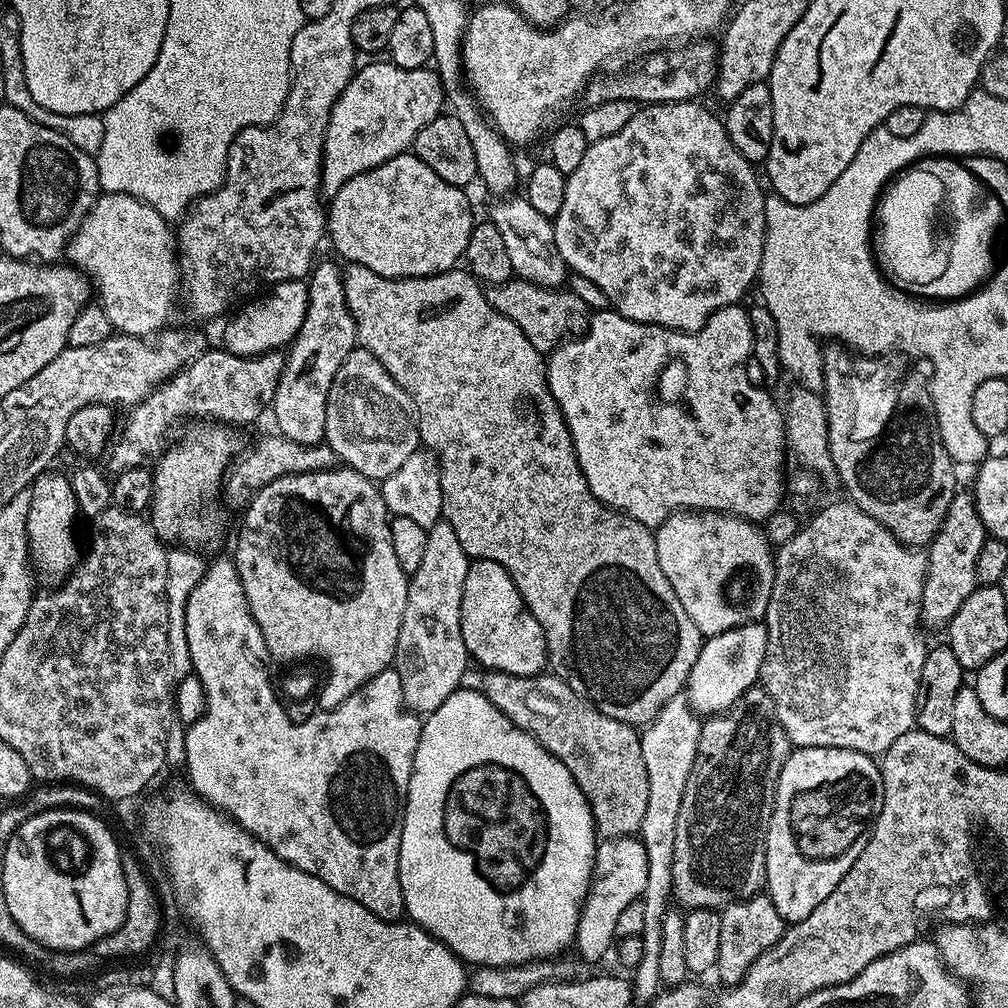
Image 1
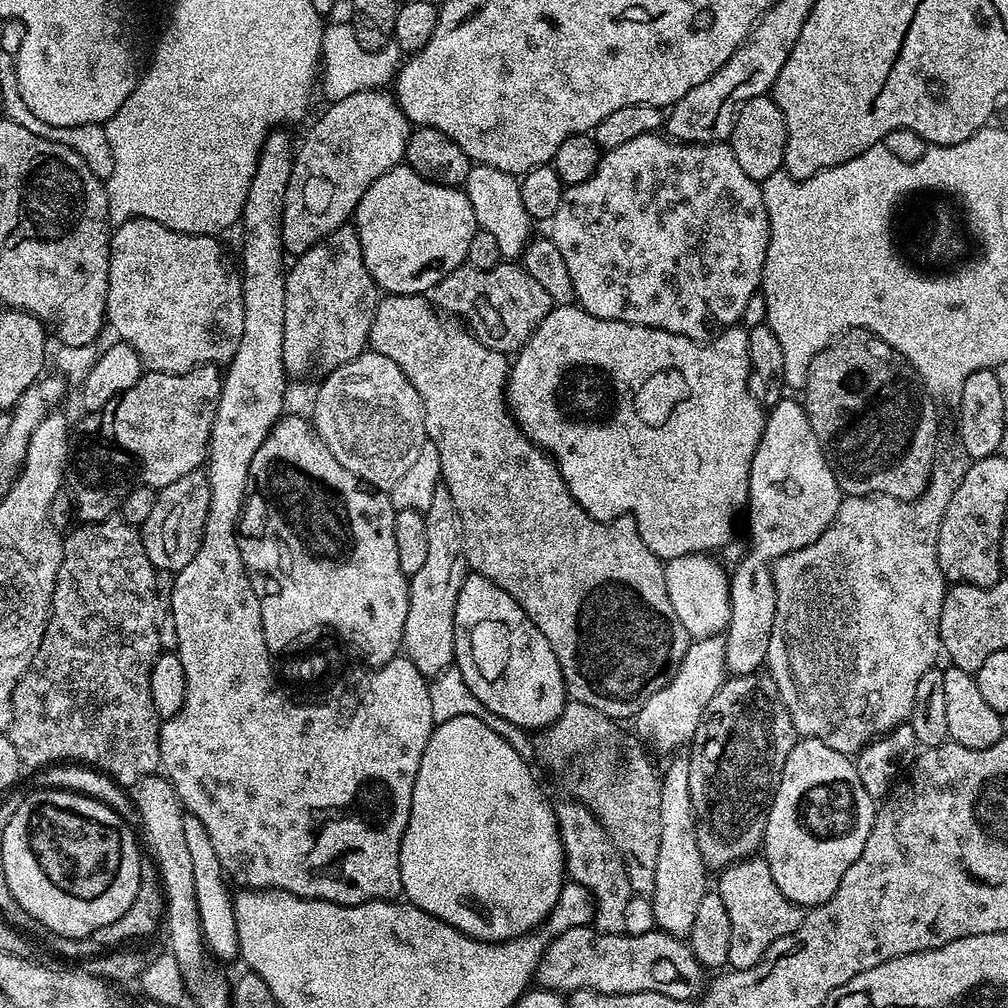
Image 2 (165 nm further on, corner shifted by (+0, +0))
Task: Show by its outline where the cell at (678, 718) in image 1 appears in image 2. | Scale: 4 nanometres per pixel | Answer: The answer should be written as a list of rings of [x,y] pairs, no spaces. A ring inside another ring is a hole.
[[[723,635],[692,640],[682,662],[676,667],[675,674],[670,676],[657,692],[650,694],[650,698],[646,698],[646,702],[634,717],[634,723],[642,735],[652,739],[652,744],[658,751],[672,754],[691,741],[710,698],[718,694],[725,682],[725,662],[726,646]]]

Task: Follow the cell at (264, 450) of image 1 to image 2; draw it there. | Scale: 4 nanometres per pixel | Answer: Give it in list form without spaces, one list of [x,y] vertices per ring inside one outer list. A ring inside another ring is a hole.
[[[203,469],[190,471],[184,474],[170,485],[159,489],[156,493],[153,509],[150,510],[146,522],[140,526],[140,533],[143,538],[143,546],[146,548],[147,557],[157,571],[175,574],[185,568],[186,564],[194,558],[201,546],[205,532],[206,514],[210,506],[210,488],[208,475]]]

